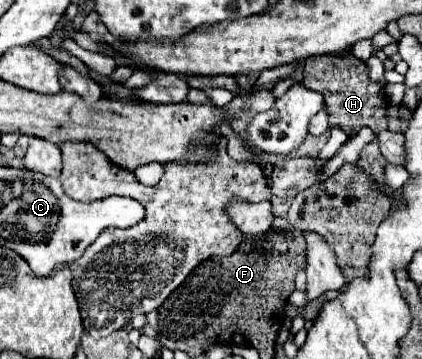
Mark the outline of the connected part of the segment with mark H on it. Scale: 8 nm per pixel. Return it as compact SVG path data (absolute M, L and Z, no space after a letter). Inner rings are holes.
M320 55L306 59L302 85L324 95L326 107L330 111L330 127L340 125L344 131L348 131L348 135L364 125L370 127L374 133L386 129L384 89L370 81L364 61L356 59L354 55L348 55L344 59L338 55Z

